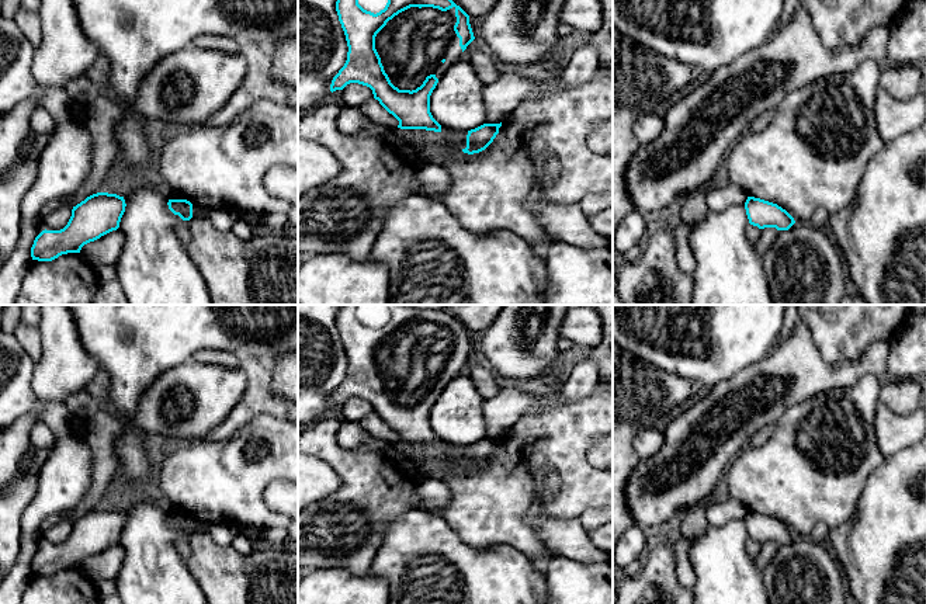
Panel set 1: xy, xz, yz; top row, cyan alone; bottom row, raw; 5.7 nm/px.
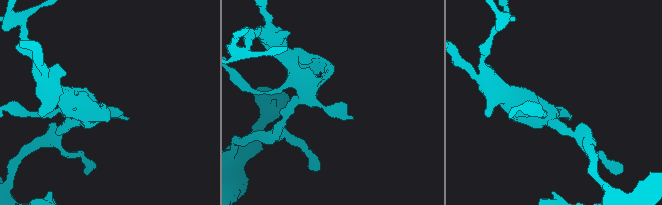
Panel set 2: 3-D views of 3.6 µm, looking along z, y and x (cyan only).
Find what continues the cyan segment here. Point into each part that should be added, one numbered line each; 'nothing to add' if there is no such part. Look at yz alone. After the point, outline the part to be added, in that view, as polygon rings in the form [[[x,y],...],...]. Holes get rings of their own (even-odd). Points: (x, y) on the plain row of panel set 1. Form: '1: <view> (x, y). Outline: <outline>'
nothing to add

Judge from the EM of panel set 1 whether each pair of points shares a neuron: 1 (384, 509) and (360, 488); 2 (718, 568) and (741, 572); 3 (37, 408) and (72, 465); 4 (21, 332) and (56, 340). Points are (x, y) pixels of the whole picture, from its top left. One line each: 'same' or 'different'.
1: same
2: same
3: same
4: different

